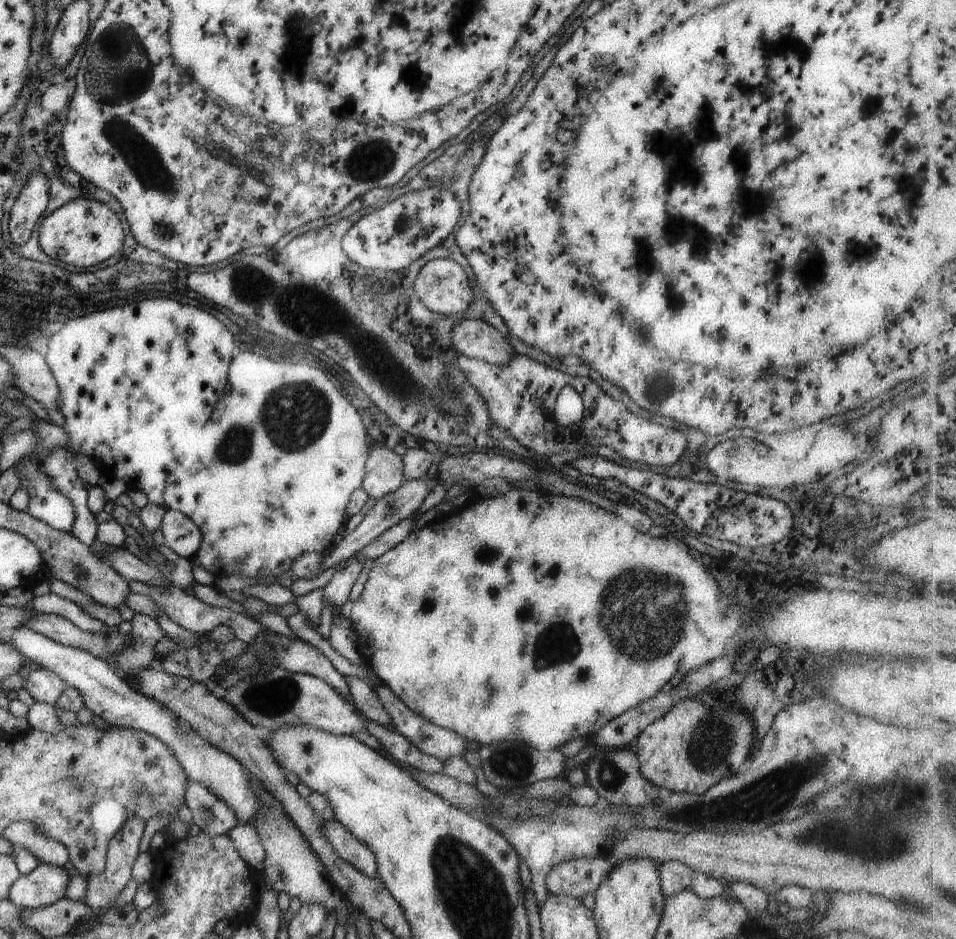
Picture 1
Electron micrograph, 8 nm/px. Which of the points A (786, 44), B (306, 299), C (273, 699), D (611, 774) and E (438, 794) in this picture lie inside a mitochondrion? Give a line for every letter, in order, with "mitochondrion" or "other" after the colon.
A: other
B: mitochondrion
C: mitochondrion
D: mitochondrion
E: other

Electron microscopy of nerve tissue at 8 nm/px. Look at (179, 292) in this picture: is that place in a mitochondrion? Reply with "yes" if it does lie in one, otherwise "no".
no

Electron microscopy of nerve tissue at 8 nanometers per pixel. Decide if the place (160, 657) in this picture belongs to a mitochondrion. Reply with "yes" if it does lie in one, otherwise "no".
no

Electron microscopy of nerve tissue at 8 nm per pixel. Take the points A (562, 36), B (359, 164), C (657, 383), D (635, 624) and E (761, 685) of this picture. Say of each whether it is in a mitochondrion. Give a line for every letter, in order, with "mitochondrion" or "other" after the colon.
A: other
B: mitochondrion
C: mitochondrion
D: mitochondrion
E: other

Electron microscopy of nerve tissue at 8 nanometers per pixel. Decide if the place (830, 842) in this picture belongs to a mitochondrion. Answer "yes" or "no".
yes

